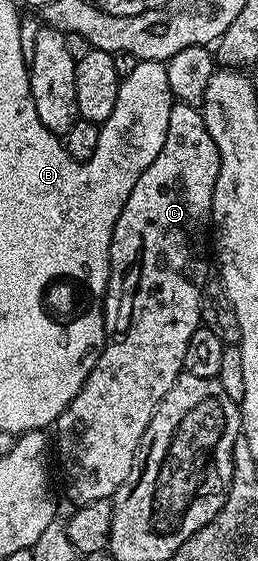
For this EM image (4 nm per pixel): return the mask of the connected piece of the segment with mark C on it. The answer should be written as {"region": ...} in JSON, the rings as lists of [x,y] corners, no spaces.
{"region":[[[173,102],[170,109],[170,125],[166,125],[166,141],[162,145],[162,153],[158,153],[158,157],[154,157],[154,165],[150,165],[150,169],[146,169],[146,173],[142,173],[142,177],[138,177],[138,185],[134,185],[134,189],[116,222],[116,232],[112,238],[113,244],[117,248],[140,247],[140,256],[133,263],[124,263],[121,267],[119,264],[119,274],[120,271],[124,274],[124,284],[120,287],[120,295],[124,299],[120,299],[116,303],[116,320],[112,323],[113,335],[109,334],[107,336],[102,353],[98,357],[90,377],[86,377],[86,381],[82,385],[82,389],[78,389],[74,401],[70,401],[70,405],[56,418],[54,424],[54,432],[56,431],[54,447],[55,450],[56,447],[60,450],[60,463],[64,466],[65,471],[64,487],[68,490],[68,499],[72,502],[72,505],[83,505],[94,501],[102,501],[103,499],[111,500],[115,496],[117,489],[128,480],[132,468],[136,465],[136,453],[140,449],[140,442],[158,409],[158,405],[162,401],[162,397],[166,397],[166,393],[170,393],[174,381],[178,381],[178,377],[184,371],[186,345],[190,345],[190,337],[194,337],[194,333],[202,326],[200,302],[202,301],[204,284],[209,282],[210,279],[210,275],[208,275],[210,220],[212,217],[214,185],[218,181],[219,168],[218,145],[214,145],[214,137],[210,137],[210,133],[206,129],[206,121],[201,108],[190,103]]]}

